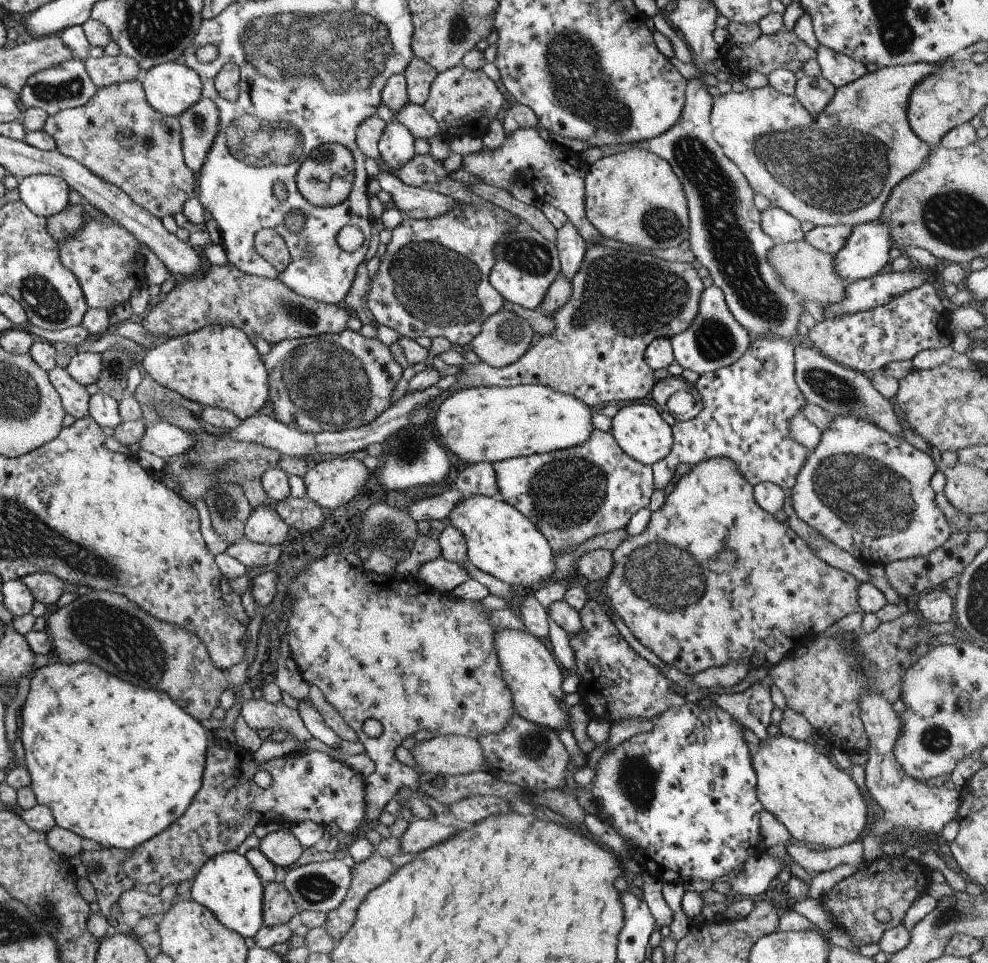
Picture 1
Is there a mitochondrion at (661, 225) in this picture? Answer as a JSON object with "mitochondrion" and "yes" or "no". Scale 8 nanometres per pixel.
{"mitochondrion":"yes"}

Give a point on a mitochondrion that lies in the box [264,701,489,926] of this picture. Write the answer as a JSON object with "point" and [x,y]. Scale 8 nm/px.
{"point":[314,888]}

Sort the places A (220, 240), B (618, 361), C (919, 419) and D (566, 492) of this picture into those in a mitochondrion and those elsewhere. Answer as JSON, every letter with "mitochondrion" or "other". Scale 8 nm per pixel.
{"A":"other","B":"other","C":"other","D":"mitochondrion"}

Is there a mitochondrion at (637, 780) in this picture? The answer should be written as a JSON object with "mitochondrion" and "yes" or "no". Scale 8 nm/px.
{"mitochondrion":"yes"}

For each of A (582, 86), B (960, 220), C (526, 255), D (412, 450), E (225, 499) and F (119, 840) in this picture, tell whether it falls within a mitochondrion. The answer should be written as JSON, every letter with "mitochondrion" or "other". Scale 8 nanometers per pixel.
{"A":"mitochondrion","B":"mitochondrion","C":"mitochondrion","D":"mitochondrion","E":"mitochondrion","F":"other"}

